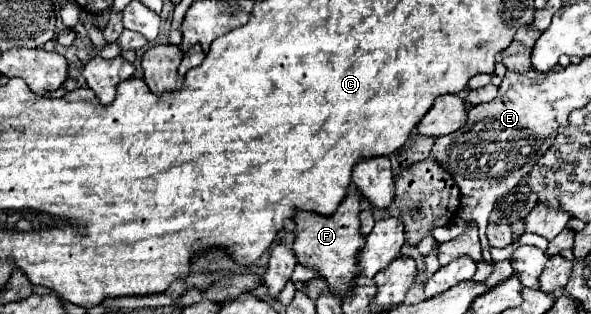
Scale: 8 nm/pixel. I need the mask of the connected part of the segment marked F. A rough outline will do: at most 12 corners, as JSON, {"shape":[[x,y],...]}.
{"shape":[[352,186],[332,216],[294,212],[298,262],[352,288],[364,246]]}

